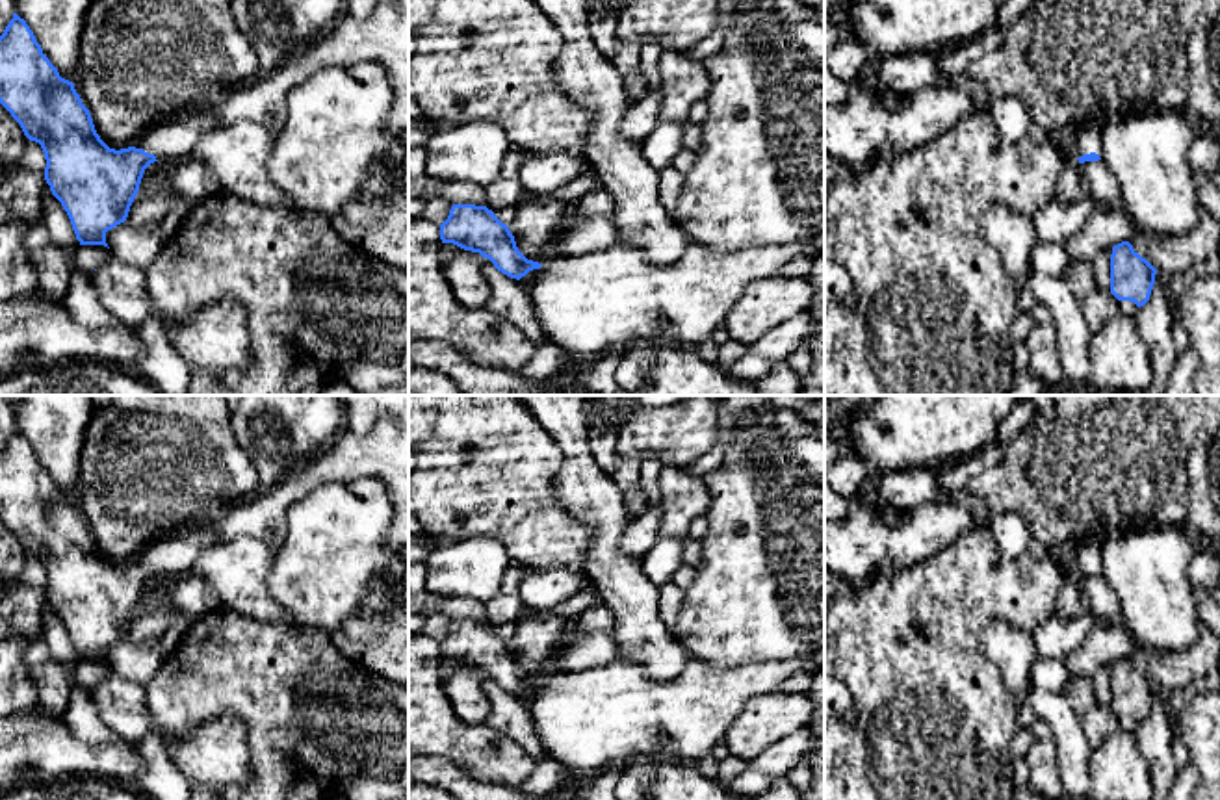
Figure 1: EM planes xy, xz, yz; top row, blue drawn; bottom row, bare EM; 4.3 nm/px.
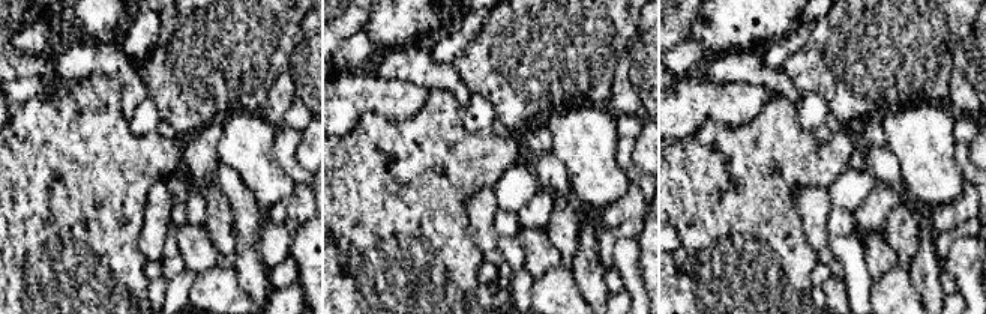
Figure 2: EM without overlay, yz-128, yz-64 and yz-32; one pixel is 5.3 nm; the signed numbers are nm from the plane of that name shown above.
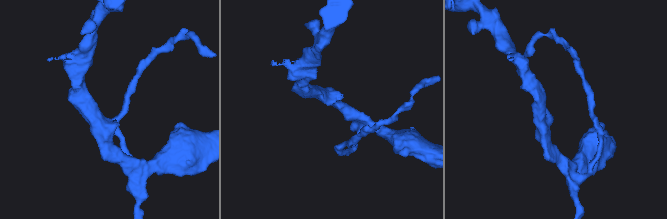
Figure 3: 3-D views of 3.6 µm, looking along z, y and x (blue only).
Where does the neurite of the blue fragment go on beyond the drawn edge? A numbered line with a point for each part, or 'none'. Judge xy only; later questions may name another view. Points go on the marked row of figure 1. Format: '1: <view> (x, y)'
1: xy (173, 140)

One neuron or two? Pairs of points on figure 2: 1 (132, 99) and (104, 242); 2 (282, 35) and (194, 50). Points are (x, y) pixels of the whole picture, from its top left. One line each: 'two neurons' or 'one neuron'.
1: two neurons
2: one neuron

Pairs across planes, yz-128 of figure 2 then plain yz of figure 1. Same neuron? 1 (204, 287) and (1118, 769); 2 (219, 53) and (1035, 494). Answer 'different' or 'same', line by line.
1: same
2: same

